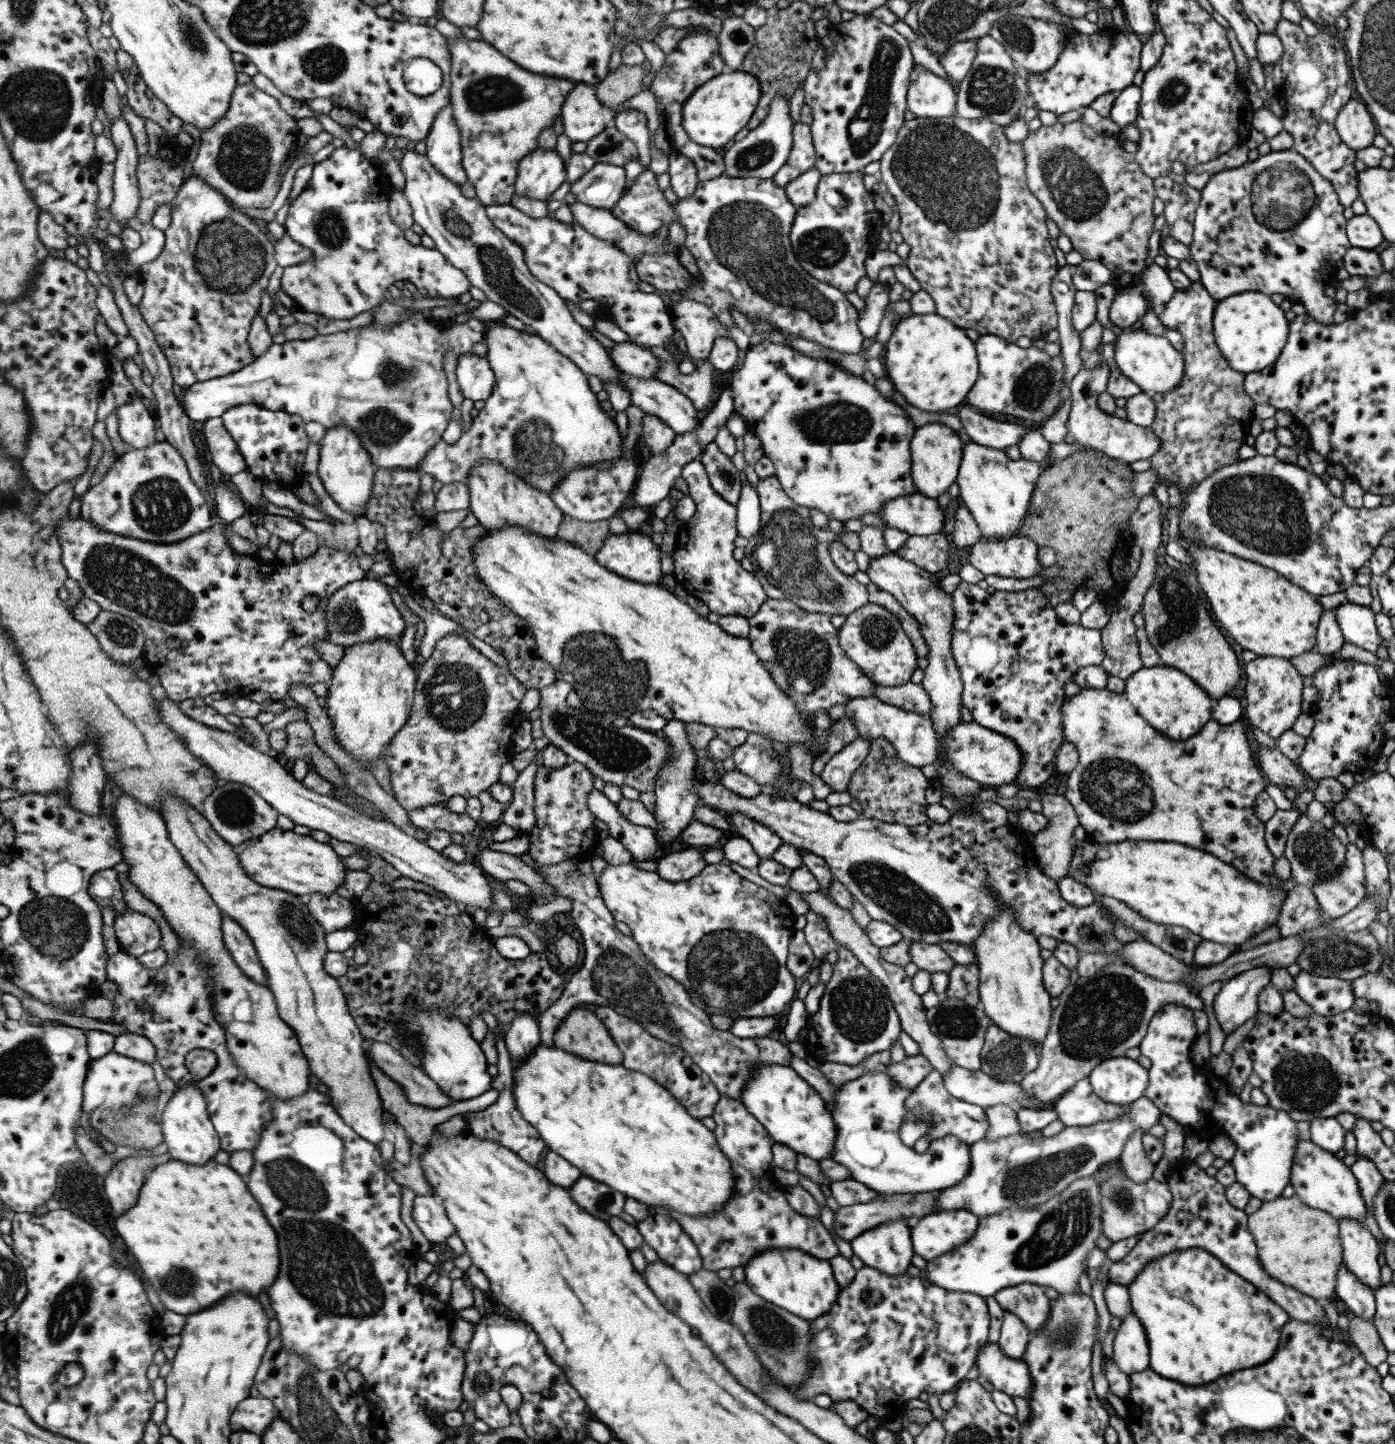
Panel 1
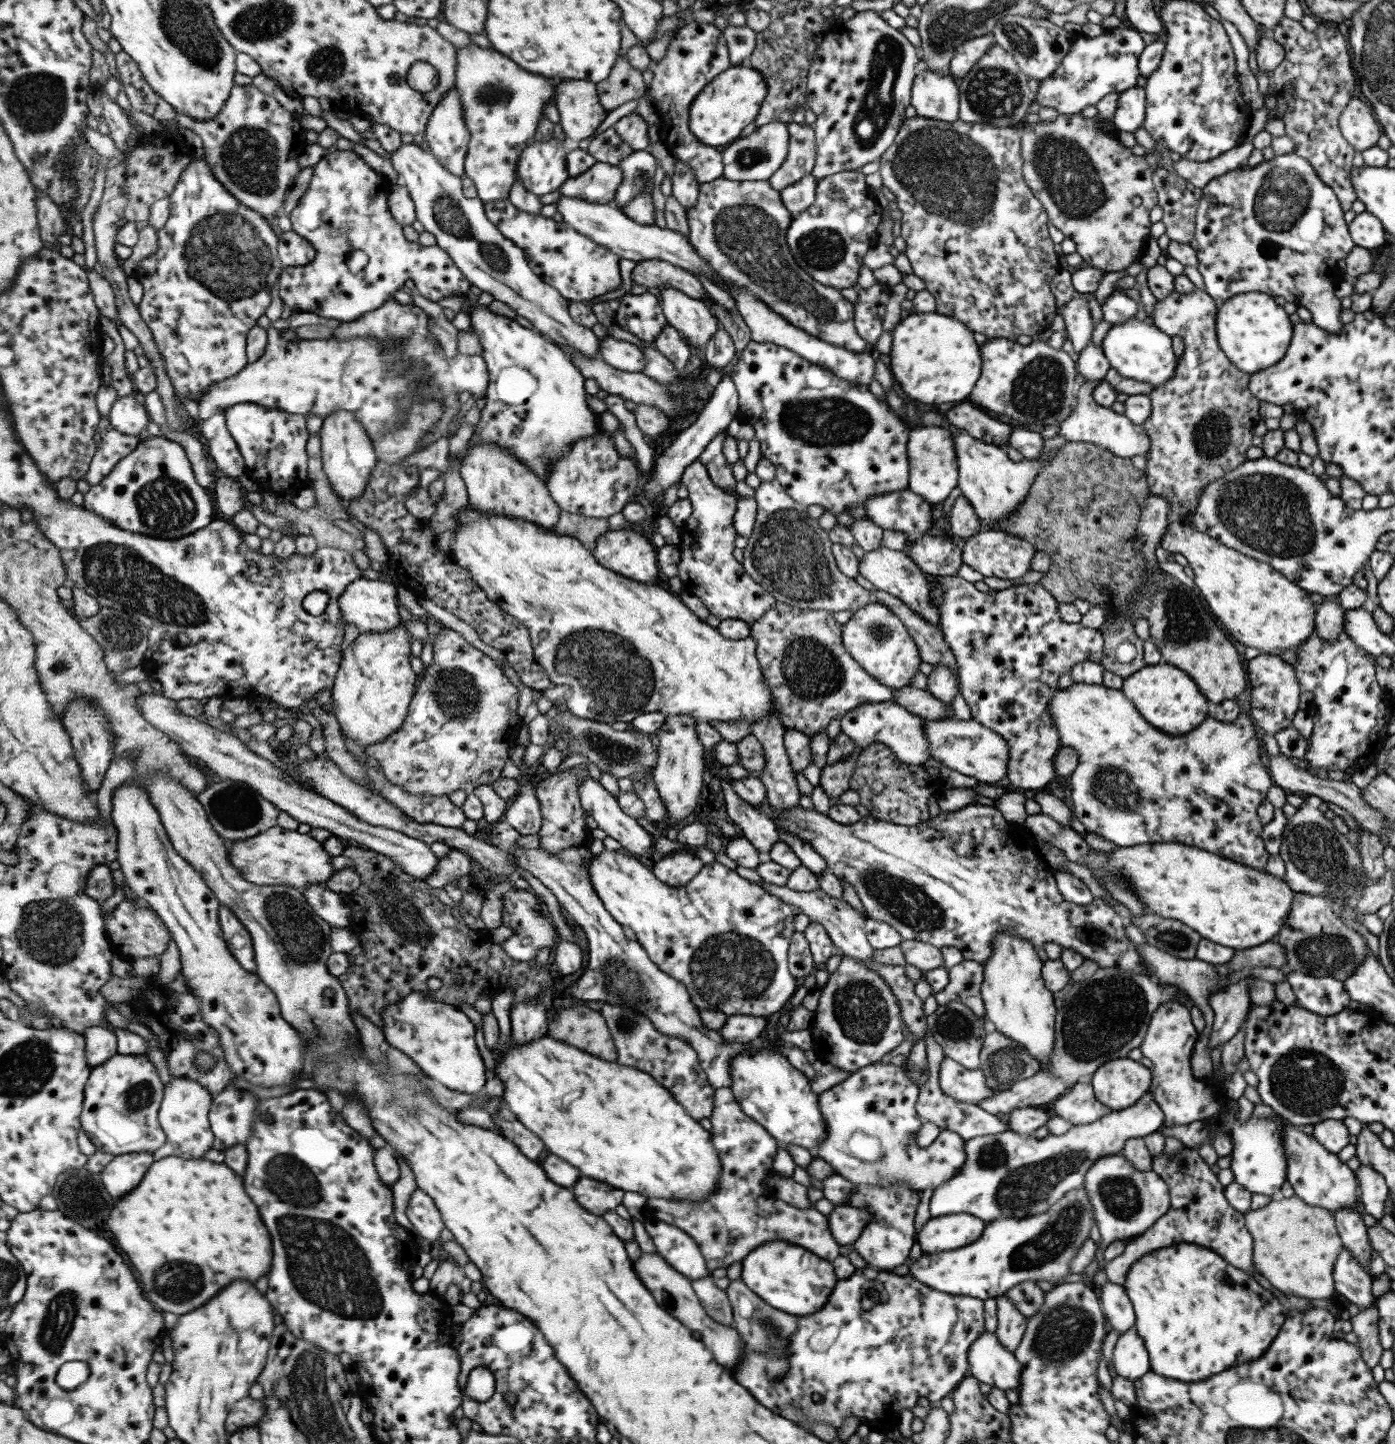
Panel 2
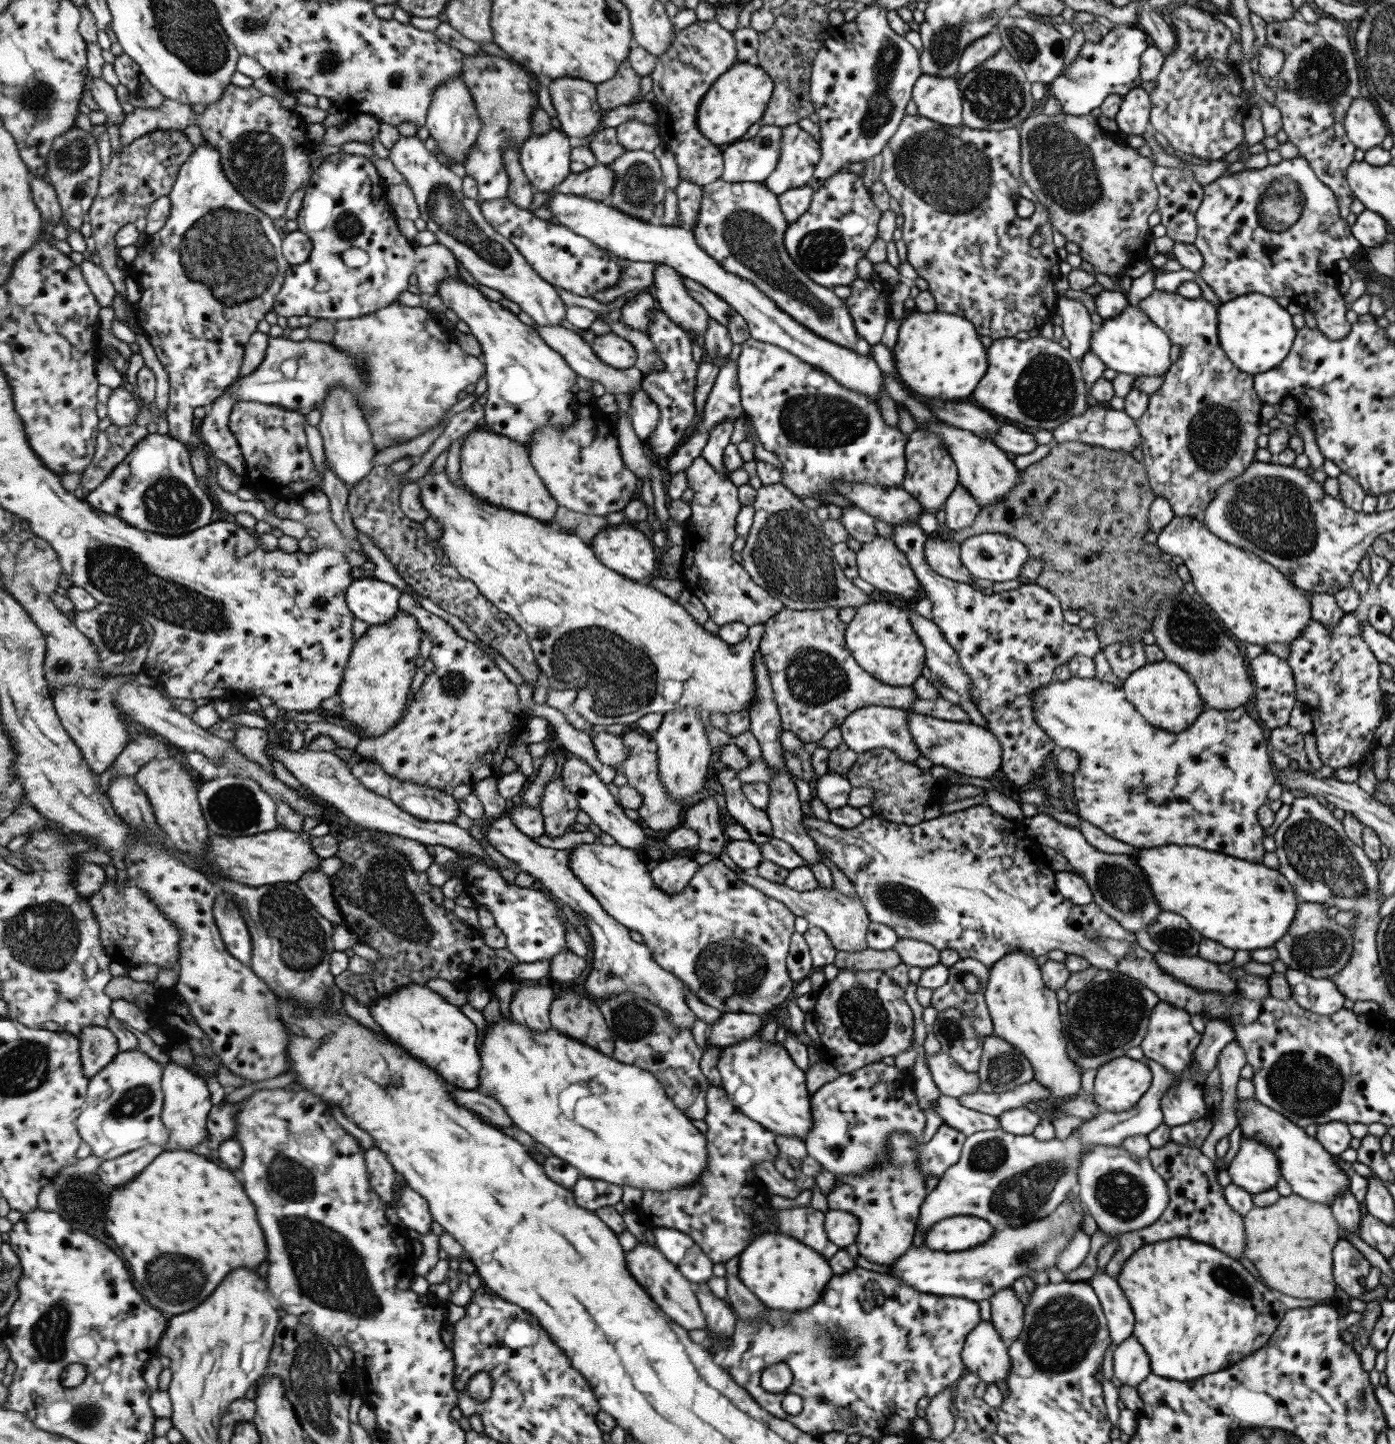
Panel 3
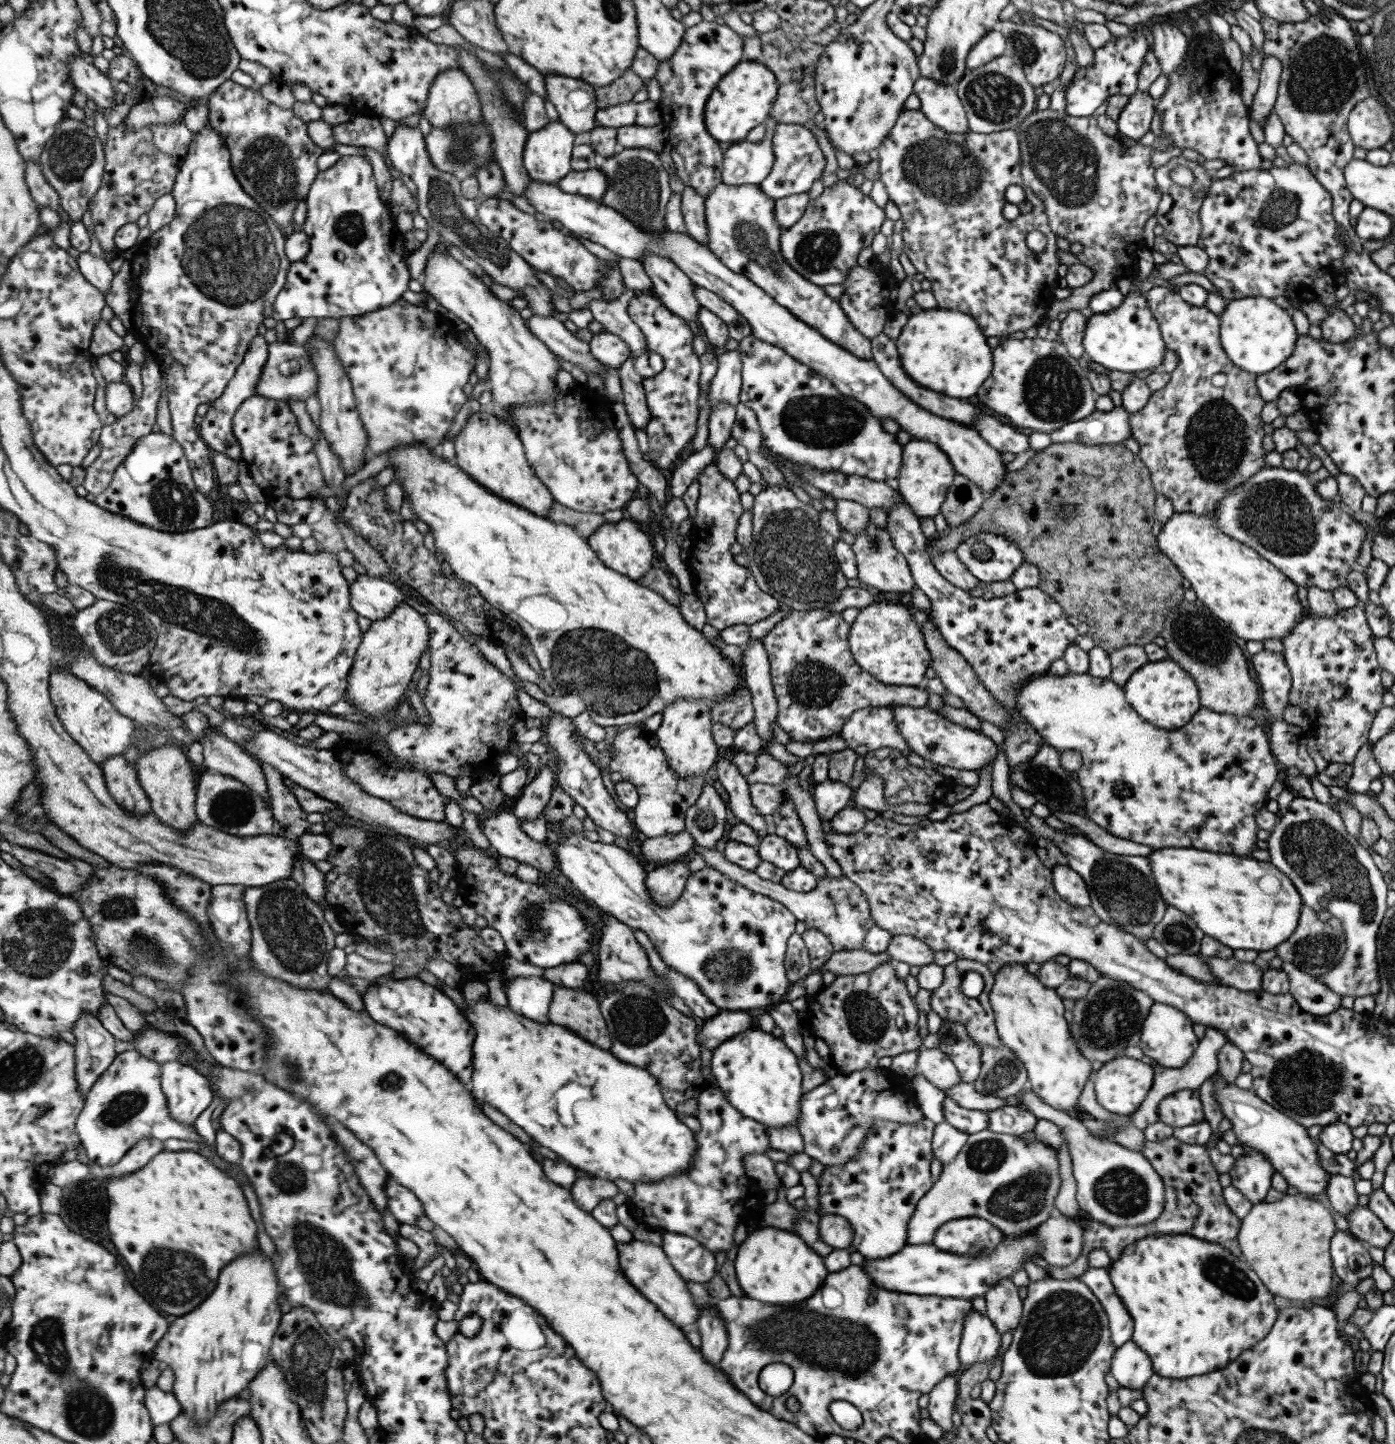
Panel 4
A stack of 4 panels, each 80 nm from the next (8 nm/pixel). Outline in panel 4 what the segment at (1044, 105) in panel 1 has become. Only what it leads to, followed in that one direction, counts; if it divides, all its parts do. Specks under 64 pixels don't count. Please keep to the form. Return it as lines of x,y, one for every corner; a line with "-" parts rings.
1133,27
1127,36
1110,36
1103,46
1092,49
1093,60
1085,68
1075,70
1071,82
1063,90
1064,111
1069,116
1089,116
1111,95
1131,95
1137,89
1137,76
1145,53
1148,51
1143,28

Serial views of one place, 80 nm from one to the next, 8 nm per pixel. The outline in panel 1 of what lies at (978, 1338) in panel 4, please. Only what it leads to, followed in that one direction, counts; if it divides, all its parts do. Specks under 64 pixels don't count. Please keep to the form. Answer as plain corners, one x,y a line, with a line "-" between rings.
987,1341
982,1344
974,1364
977,1366
978,1380
985,1380
994,1390
1009,1397
1029,1399
1031,1375
1021,1359
1005,1356
997,1343

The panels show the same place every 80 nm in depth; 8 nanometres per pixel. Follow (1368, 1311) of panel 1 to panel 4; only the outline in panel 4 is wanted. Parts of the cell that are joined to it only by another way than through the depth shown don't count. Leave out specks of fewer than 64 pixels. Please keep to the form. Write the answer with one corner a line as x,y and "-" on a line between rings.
1336,1229
1330,1238
1330,1244
1333,1272
1348,1289
1354,1289
1357,1282
1370,1276
1372,1262
1363,1242

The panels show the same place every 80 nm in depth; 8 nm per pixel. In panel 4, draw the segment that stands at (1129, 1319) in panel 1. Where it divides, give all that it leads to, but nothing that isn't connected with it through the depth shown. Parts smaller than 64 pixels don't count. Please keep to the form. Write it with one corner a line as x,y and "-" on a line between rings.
1129,1339
1113,1351
1109,1374
1119,1386
1140,1390
1155,1373
1150,1358

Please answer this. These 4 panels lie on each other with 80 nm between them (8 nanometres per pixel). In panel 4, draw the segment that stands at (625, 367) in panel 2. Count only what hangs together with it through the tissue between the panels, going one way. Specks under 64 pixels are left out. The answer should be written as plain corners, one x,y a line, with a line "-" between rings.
601,330
588,341
591,356
602,365
619,368
630,357
627,343
617,335

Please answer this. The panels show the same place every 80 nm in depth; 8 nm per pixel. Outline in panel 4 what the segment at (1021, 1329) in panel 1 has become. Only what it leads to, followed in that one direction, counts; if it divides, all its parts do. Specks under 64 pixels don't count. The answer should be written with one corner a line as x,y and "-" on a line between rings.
1009,1278
998,1280
982,1297
986,1306
984,1315
993,1323
997,1332
1012,1332
1022,1313
1022,1300
1012,1281

